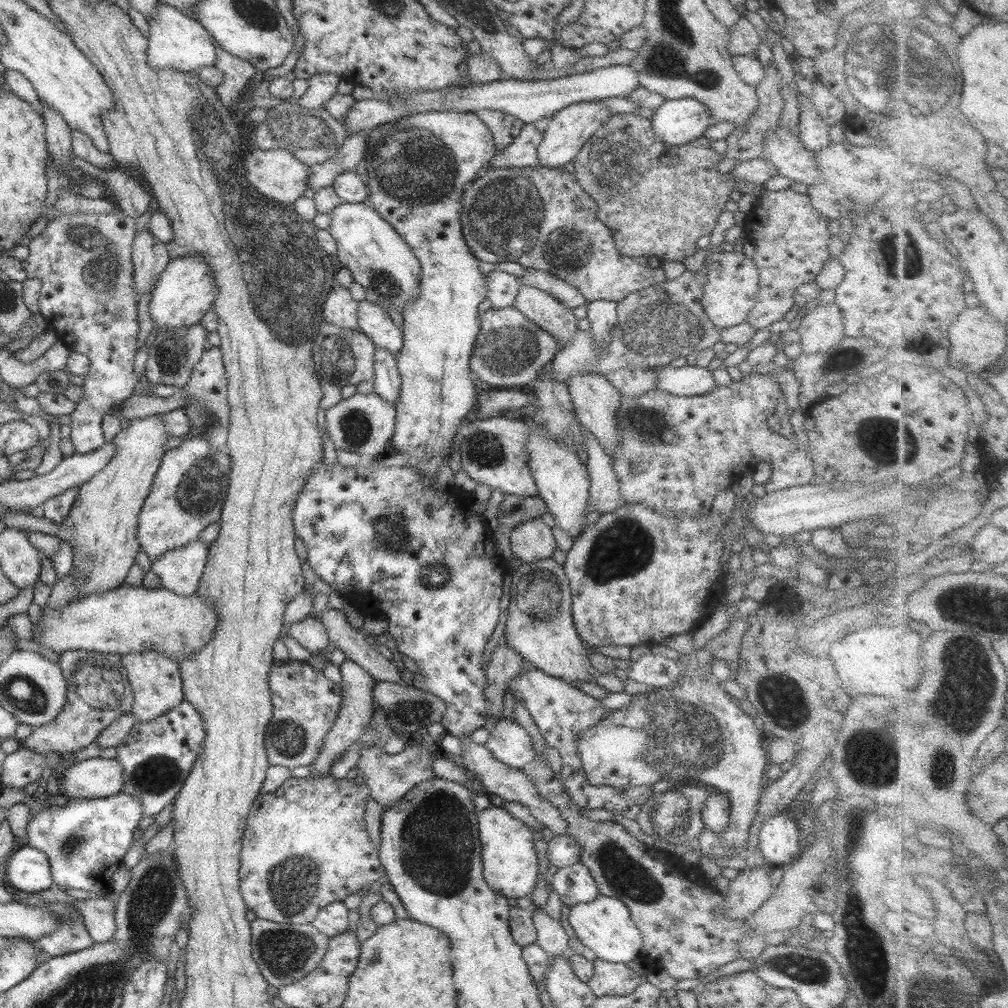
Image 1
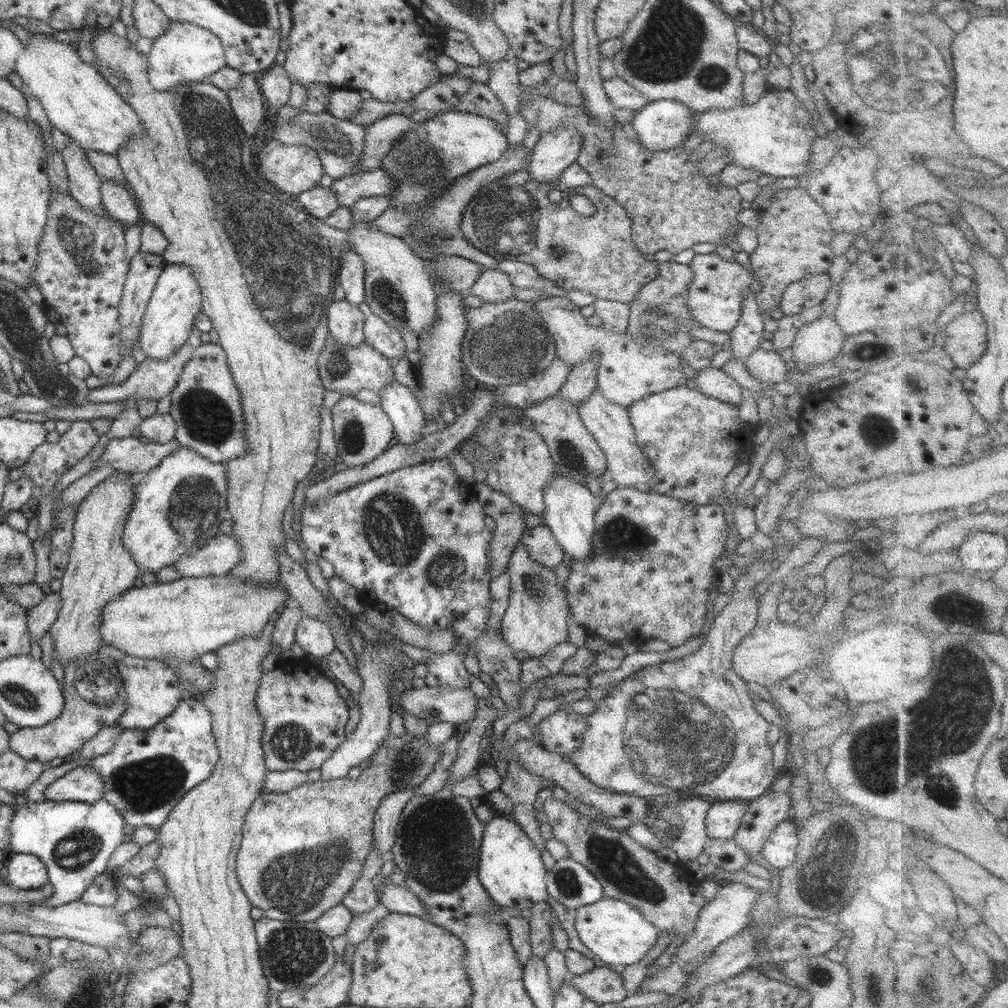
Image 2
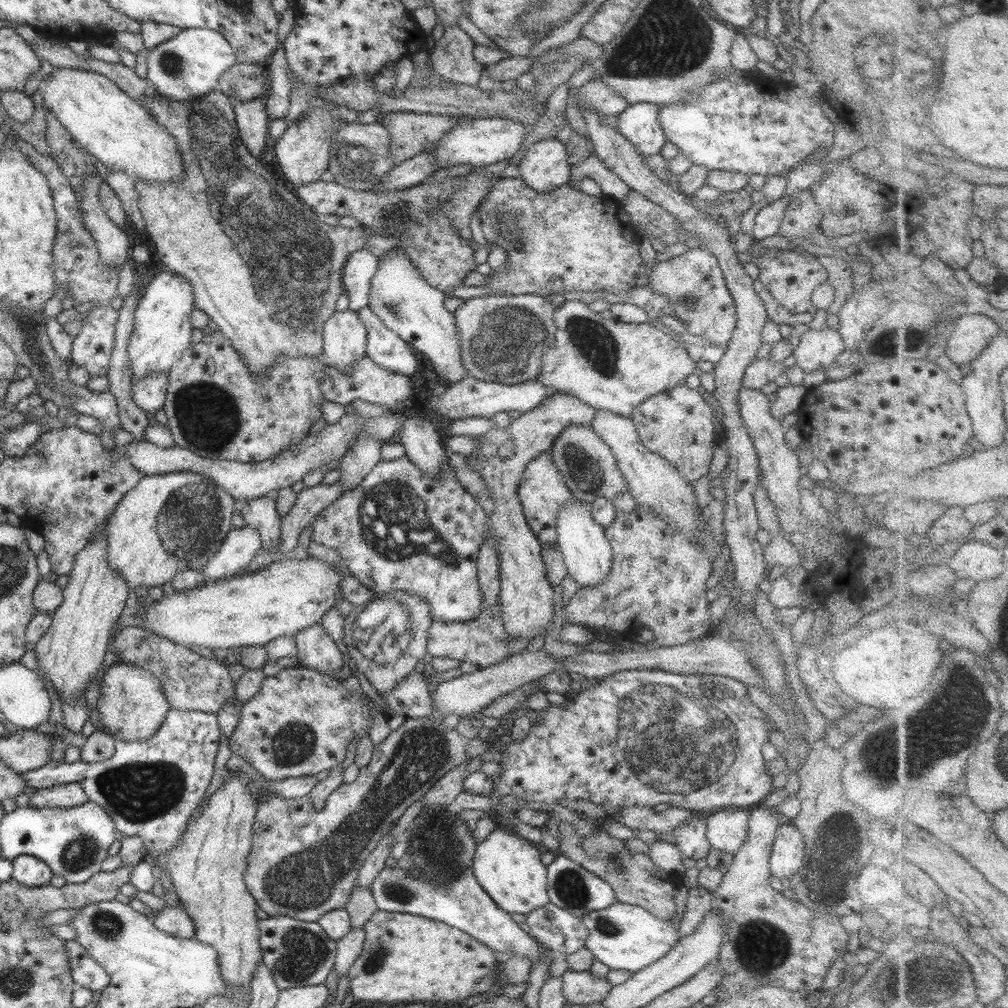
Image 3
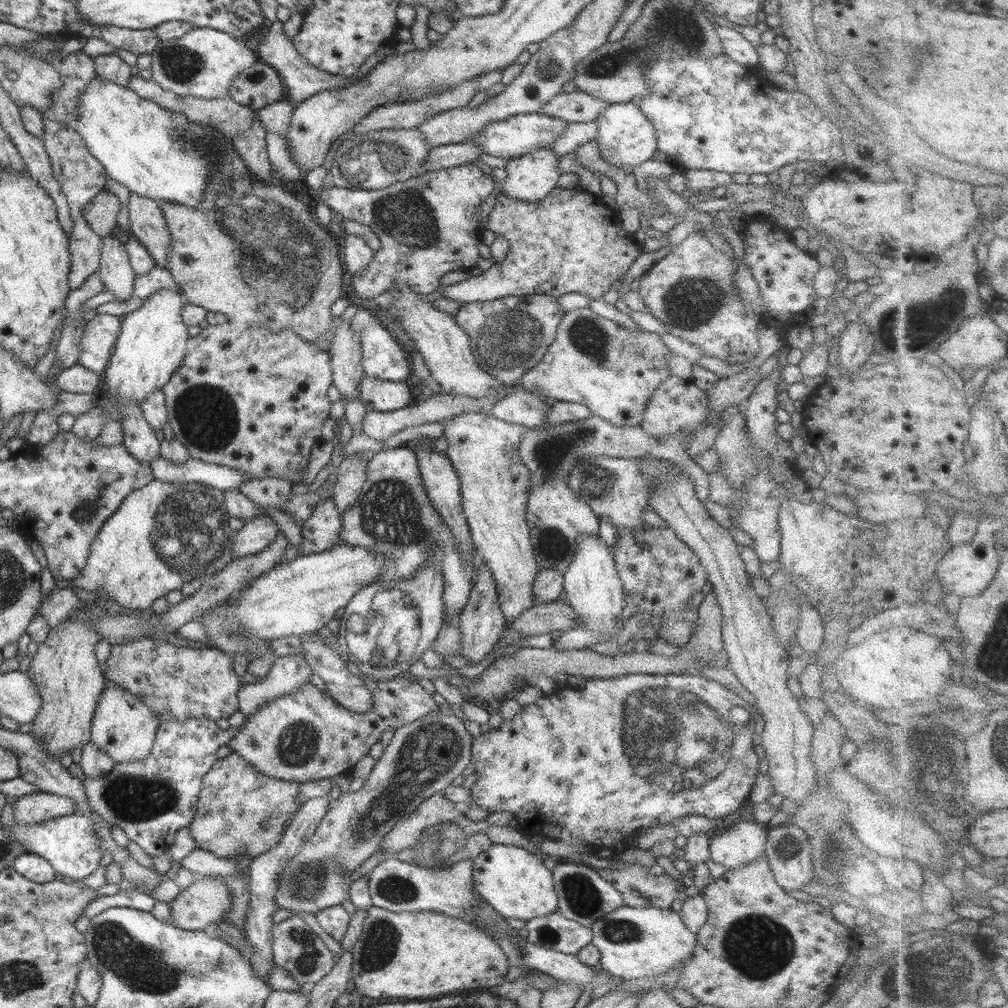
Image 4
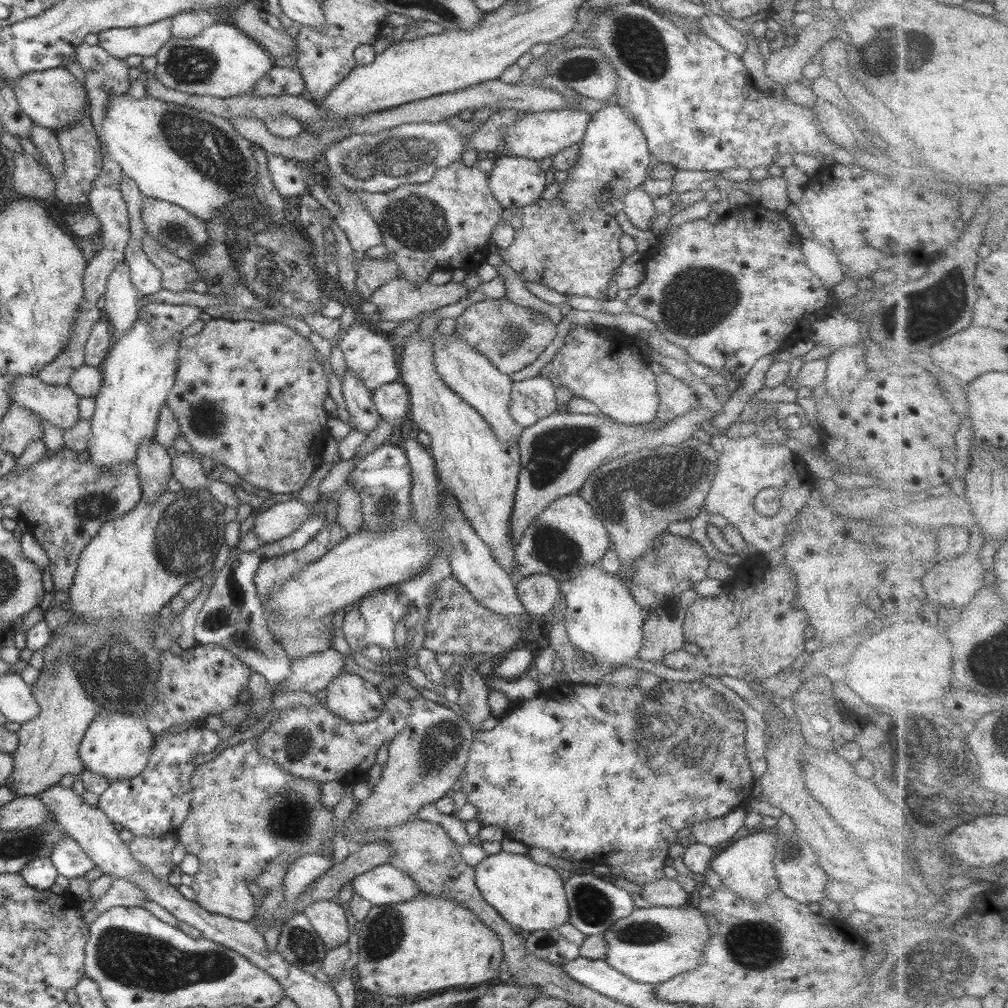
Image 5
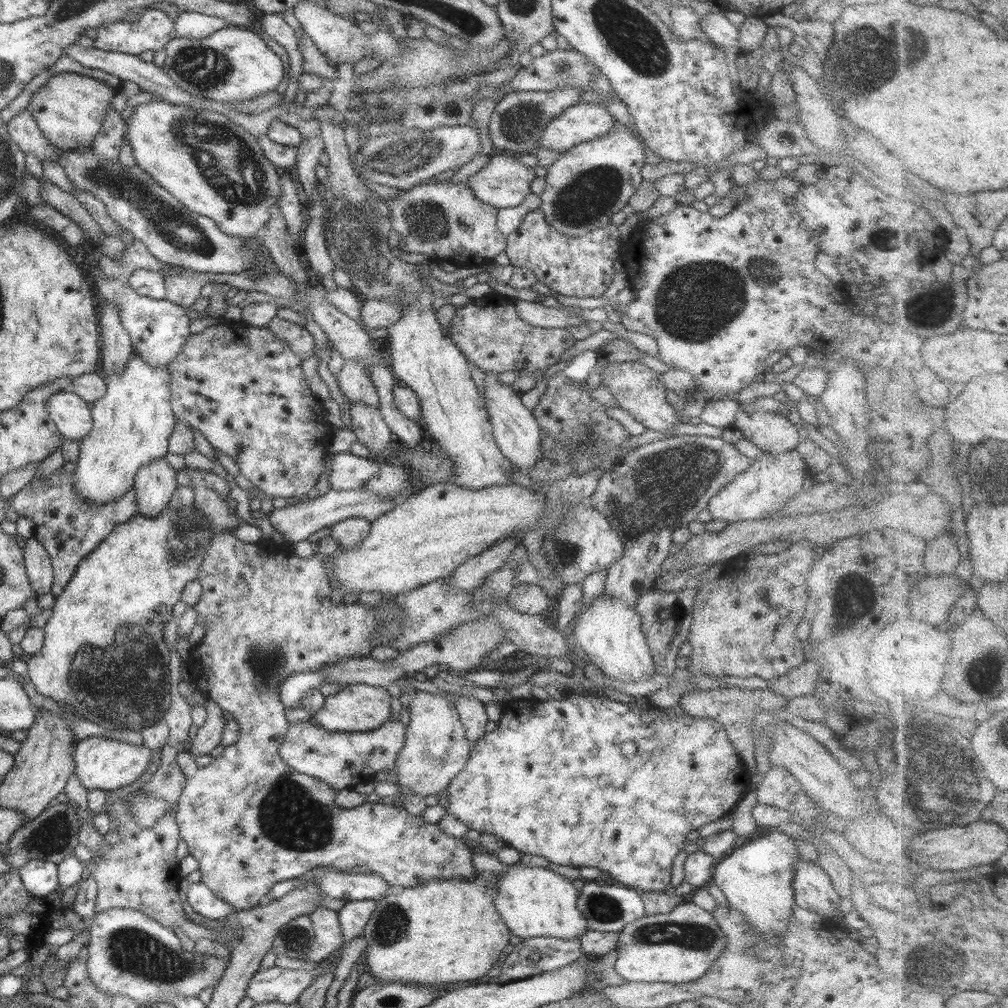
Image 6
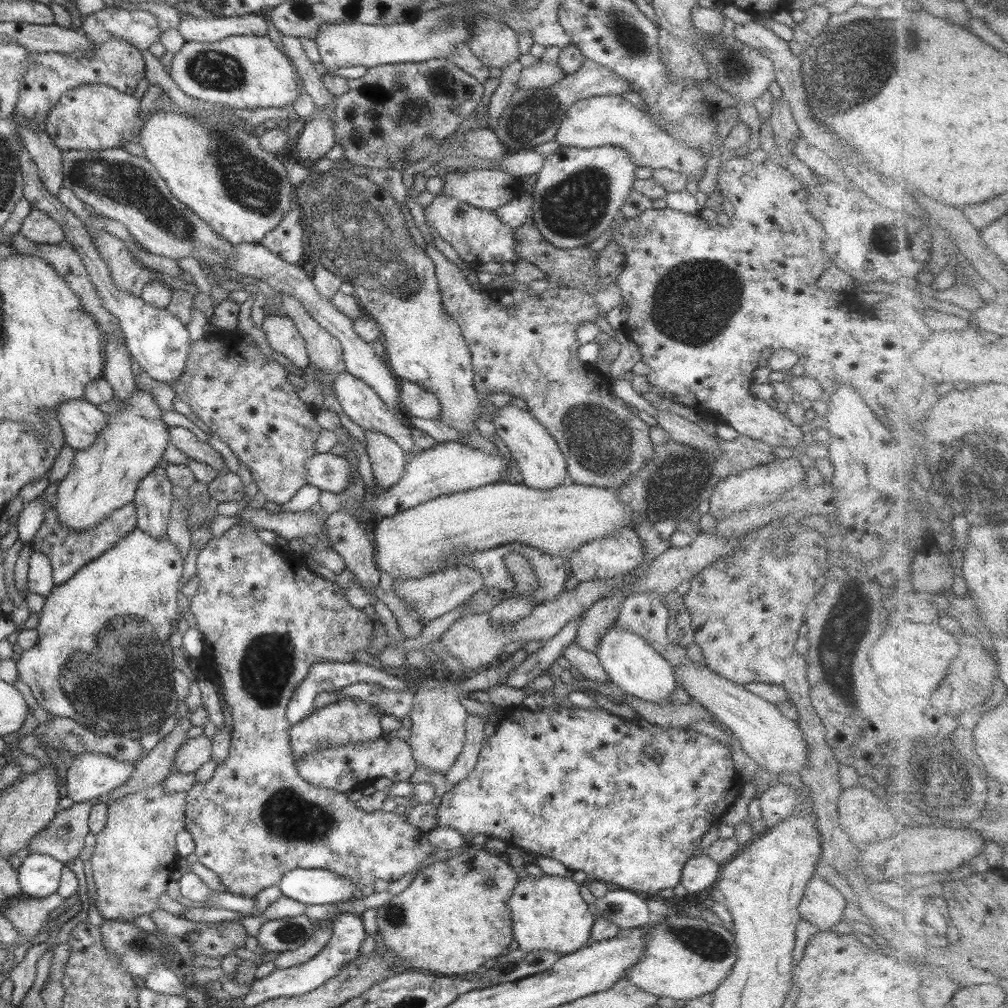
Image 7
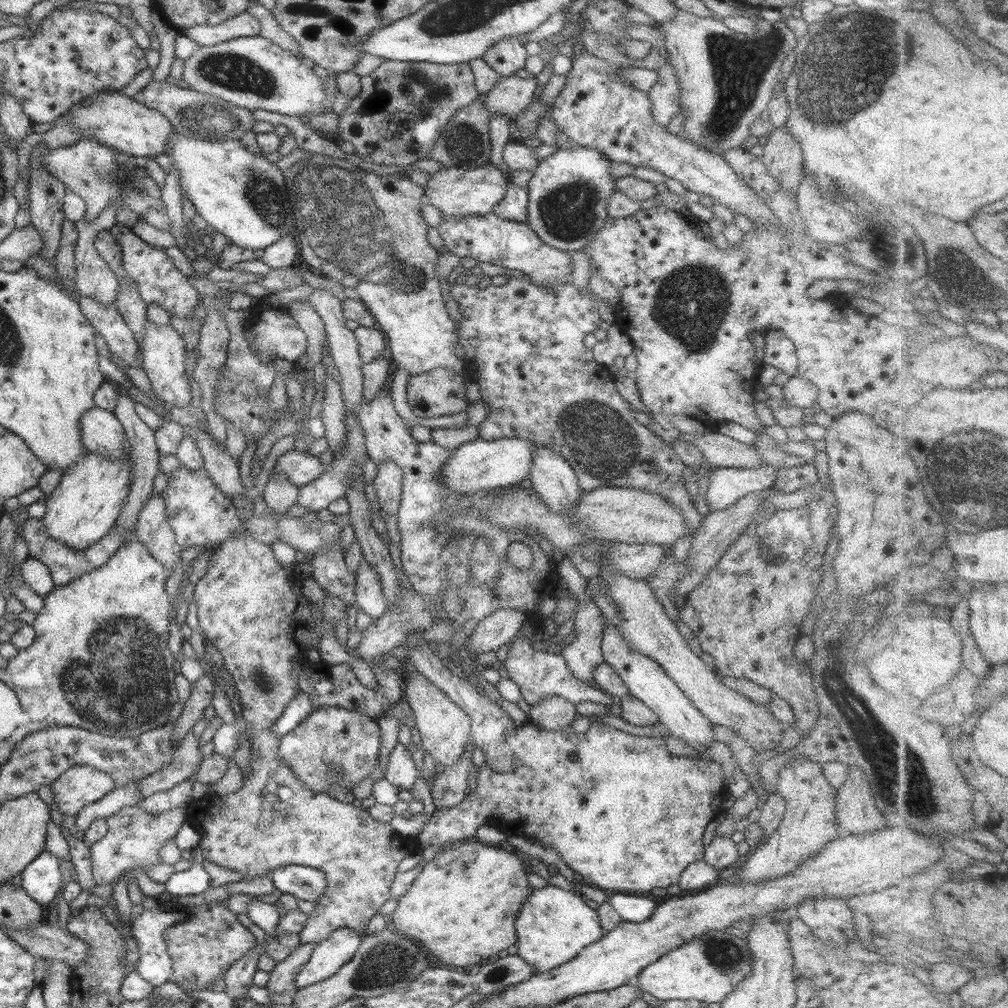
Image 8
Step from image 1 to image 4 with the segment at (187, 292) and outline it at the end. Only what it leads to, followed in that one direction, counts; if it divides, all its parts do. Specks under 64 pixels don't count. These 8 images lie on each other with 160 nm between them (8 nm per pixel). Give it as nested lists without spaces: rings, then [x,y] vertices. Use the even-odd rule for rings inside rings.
[[[159,288],[153,292],[140,307],[130,314],[123,316],[121,329],[109,366],[102,375],[102,404],[112,401],[114,407],[109,406],[110,418],[122,424],[122,415],[118,411],[118,403],[132,401],[136,406],[148,393],[162,388],[174,371],[181,365],[187,353],[187,342],[191,337],[188,325],[183,322],[182,311],[186,305],[182,291]]]

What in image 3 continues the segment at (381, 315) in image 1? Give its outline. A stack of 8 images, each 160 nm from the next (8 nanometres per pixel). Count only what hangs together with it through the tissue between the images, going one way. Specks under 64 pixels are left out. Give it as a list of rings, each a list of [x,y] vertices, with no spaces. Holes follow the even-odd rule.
[[[368,306],[357,313],[367,330],[366,355],[377,365],[409,377],[419,370],[419,362],[412,353],[411,346],[394,334]]]

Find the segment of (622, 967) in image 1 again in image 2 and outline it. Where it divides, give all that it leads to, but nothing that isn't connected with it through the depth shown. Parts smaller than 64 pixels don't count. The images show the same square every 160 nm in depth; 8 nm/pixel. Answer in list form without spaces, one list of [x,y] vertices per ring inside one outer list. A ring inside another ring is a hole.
[[[610,966],[594,968],[580,976],[569,976],[572,983],[586,998],[593,1000],[596,1004],[619,1003],[630,994],[624,988],[622,975],[611,969]]]

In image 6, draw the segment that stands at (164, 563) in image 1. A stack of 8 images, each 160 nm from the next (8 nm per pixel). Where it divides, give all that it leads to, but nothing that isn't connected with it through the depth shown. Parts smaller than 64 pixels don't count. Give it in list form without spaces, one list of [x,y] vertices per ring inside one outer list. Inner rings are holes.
[[[331,489],[326,494],[310,499],[308,502],[300,501],[295,505],[274,509],[268,517],[276,532],[280,532],[290,544],[294,544],[306,540],[310,534],[314,534],[322,528],[332,526],[350,517],[364,517],[372,522],[396,505],[396,501],[397,499],[392,499],[392,497],[380,497],[380,495],[374,495],[360,489],[348,491]]]

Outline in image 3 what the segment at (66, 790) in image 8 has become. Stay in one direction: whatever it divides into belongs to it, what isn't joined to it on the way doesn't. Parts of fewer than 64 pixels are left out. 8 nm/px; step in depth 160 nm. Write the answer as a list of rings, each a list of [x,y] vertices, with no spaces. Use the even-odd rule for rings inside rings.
[[[114,663],[105,672],[104,685],[100,687],[100,699],[97,709],[103,727],[114,740],[145,741],[162,726],[168,711],[171,709],[164,696],[163,682],[152,671],[128,663]]]

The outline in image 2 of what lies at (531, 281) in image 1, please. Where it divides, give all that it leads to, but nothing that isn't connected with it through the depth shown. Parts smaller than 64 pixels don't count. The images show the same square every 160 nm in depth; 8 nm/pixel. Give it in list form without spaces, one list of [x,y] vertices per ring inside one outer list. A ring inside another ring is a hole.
[[[498,260],[498,270],[504,272],[504,274],[510,278],[512,284],[520,288],[533,288],[546,292],[549,296],[568,296],[567,290],[560,288],[552,280],[548,280],[545,276],[542,276],[534,265],[526,264],[522,261],[515,260]]]

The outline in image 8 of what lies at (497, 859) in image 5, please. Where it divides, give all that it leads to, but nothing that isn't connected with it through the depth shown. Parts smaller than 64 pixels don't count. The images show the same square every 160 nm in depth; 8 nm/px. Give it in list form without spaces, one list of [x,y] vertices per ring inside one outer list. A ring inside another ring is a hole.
[[[551,885],[538,890],[532,889],[532,894],[526,898],[520,910],[515,928],[517,956],[532,966],[534,974],[550,972],[570,962],[586,948],[585,946],[598,942],[605,935],[600,927],[598,912],[586,905],[581,894]]]

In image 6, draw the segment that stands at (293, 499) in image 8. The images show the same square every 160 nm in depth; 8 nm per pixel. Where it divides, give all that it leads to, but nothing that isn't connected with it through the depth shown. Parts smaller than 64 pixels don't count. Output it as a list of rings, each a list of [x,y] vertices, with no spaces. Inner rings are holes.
[[[225,320],[218,321],[214,326],[198,334],[191,334],[183,344],[181,351],[169,362],[167,369],[170,373],[171,410],[174,417],[186,421],[190,429],[200,432],[201,440],[206,440],[218,452],[229,456],[240,467],[240,473],[250,481],[254,487],[258,487],[262,494],[270,499],[275,498],[299,498],[306,495],[316,487],[325,467],[327,443],[332,439],[332,427],[326,422],[324,403],[312,395],[310,385],[302,371],[302,359],[288,346],[286,341],[278,338],[266,327],[250,327],[246,324]]]

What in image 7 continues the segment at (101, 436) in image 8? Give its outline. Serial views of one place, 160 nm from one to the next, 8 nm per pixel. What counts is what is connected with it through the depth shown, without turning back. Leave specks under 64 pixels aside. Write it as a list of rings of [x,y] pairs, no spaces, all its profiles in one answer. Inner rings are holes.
[[[85,399],[65,400],[58,406],[58,418],[65,445],[73,450],[86,450],[108,424],[108,416]]]

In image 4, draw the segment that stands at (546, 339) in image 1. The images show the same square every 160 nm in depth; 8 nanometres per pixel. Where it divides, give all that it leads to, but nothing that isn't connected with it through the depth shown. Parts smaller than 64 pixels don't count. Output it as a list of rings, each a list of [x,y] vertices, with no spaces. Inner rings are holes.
[[[518,295],[493,301],[462,303],[455,319],[469,336],[476,364],[502,384],[514,385],[543,357],[565,313],[557,297]]]

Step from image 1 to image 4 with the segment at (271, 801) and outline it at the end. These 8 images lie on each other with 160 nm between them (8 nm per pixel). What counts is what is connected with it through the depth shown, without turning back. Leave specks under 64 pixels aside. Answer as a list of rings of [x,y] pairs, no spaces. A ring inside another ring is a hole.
[[[433,711],[414,722],[400,725],[389,744],[383,748],[382,756],[375,762],[362,788],[356,792],[349,791],[333,800],[313,833],[299,846],[295,855],[287,860],[277,878],[278,890],[274,894],[278,909],[316,915],[320,910],[342,905],[345,900],[350,899],[352,872],[358,870],[377,850],[381,850],[384,837],[403,816],[416,810],[430,796],[442,792],[454,778],[464,772],[471,762],[472,743],[473,736],[464,727],[464,721],[453,714],[443,715],[440,711]]]

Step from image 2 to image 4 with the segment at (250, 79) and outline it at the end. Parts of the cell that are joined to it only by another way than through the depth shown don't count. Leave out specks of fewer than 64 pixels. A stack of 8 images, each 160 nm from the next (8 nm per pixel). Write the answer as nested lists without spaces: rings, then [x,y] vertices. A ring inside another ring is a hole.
[[[256,117],[247,131],[242,131],[234,138],[233,145],[238,156],[249,166],[256,179],[270,184],[272,164],[267,153],[267,130],[262,121]]]

